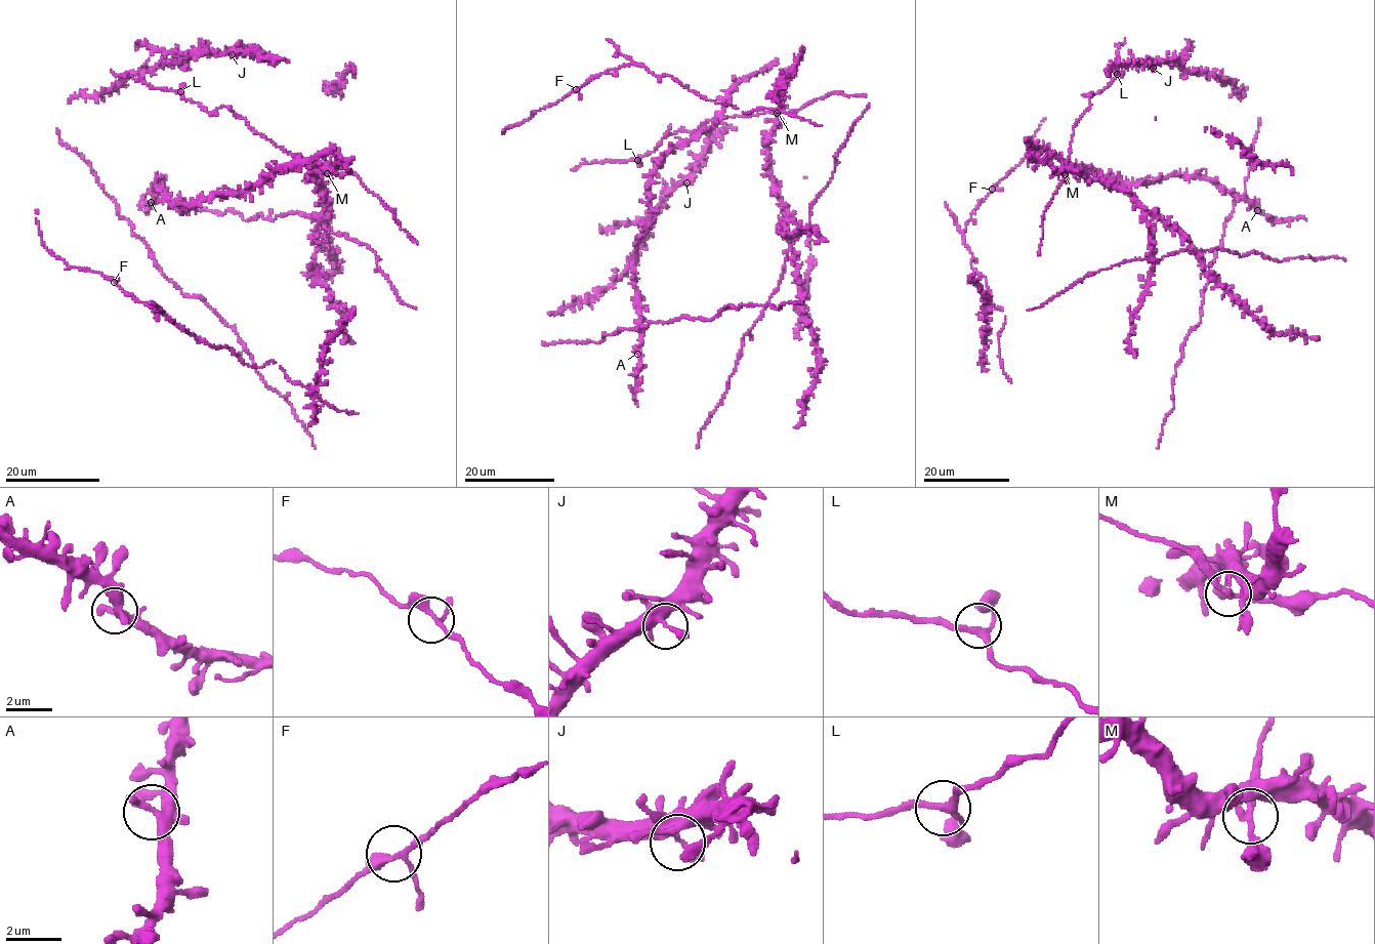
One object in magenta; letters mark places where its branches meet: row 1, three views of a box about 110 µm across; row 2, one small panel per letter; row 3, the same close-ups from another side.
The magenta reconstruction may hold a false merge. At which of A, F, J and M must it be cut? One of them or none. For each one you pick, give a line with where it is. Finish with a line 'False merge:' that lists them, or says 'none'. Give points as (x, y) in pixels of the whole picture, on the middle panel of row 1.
False merge: none

